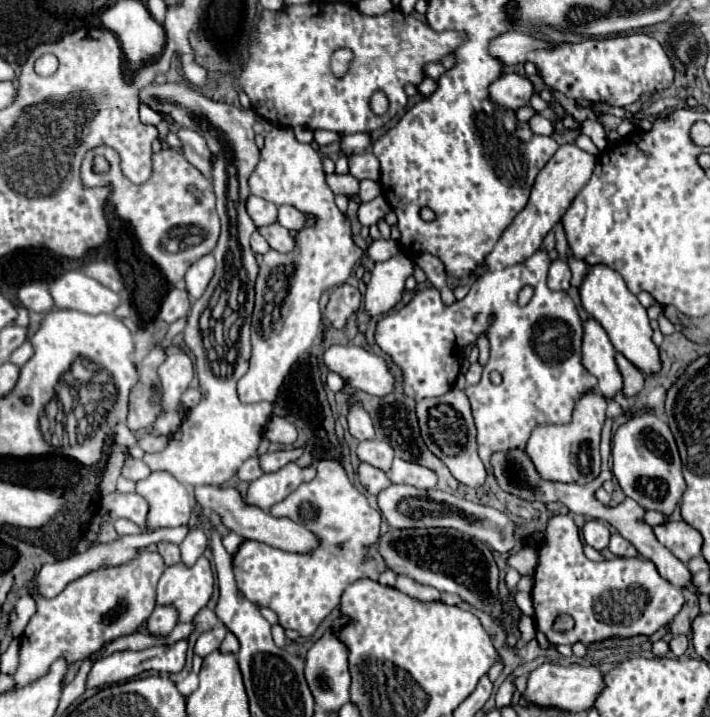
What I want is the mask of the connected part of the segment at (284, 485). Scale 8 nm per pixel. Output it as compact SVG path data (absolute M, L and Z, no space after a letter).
M287 463L285 467L281 467L281 471L267 473L251 481L245 501L249 505L261 507L263 511L269 511L275 503L283 501L291 491L295 491L299 483L311 481L313 477L315 477L313 467L297 467L295 463Z

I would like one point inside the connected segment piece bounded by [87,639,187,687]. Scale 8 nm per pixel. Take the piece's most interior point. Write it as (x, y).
(122, 665)

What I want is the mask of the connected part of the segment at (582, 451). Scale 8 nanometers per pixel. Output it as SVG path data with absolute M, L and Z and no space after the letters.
M585 391L585 395L581 395L581 399L577 399L575 403L569 423L537 425L533 429L525 451L529 453L531 461L535 463L543 479L583 485L599 477L601 473L599 441L601 441L601 427L605 423L605 407L607 407L607 401L601 393Z

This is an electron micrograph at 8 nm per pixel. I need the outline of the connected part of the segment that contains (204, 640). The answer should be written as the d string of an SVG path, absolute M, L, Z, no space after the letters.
M215 625L215 627L217 627L217 629L209 629L209 631L205 631L205 633L201 633L201 635L197 637L197 643L195 643L195 653L197 653L197 655L207 657L209 653L213 653L213 651L219 649L219 645L221 645L227 629L225 629L223 625Z

